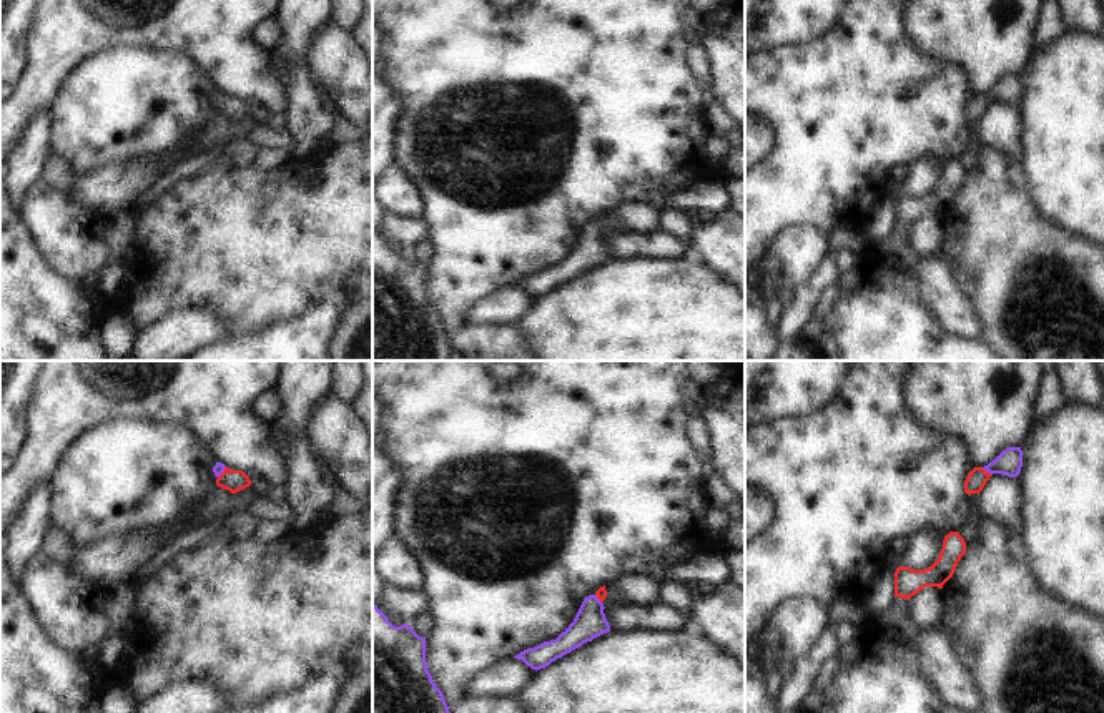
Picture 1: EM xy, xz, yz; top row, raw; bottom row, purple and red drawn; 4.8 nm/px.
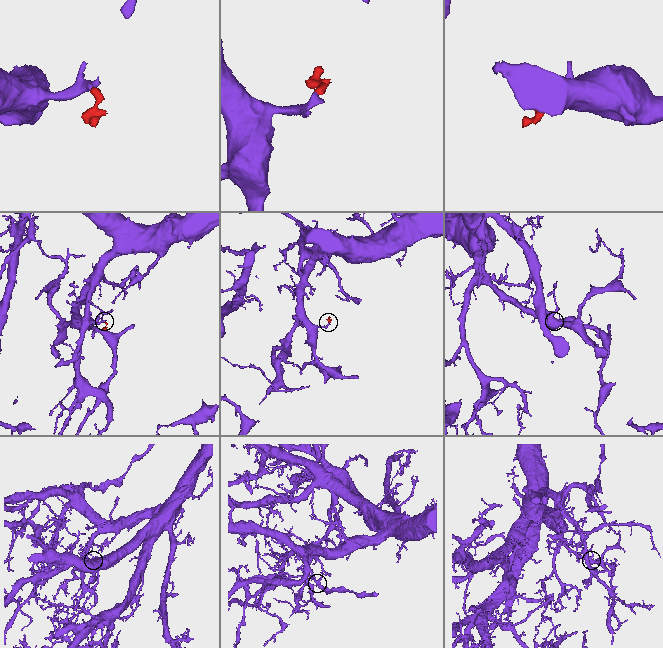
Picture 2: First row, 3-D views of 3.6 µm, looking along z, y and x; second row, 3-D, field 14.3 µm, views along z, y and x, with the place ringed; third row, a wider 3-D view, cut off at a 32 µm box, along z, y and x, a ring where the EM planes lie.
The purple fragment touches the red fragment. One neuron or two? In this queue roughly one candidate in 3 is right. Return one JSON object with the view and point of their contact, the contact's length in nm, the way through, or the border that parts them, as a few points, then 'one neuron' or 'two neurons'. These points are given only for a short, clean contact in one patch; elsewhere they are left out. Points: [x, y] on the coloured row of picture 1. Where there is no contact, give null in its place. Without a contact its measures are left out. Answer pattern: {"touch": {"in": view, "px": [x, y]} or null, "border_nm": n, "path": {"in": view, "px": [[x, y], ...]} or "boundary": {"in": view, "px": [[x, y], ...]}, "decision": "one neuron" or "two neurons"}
{"touch": {"in": "yz", "px": [986, 471]}, "border_nm": 70, "path": {"in": "yz", "px": [[1008, 462], [986, 471], [976, 479]]}, "decision": "one neuron"}

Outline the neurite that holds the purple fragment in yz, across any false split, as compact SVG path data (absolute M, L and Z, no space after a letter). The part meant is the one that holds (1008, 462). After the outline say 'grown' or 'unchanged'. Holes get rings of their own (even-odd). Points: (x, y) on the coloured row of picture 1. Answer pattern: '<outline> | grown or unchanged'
M1008 447L993 462L984 467L974 467L966 480L964 492L968 495L979 494L993 474L1018 477L1023 467L1021 447Z | grown

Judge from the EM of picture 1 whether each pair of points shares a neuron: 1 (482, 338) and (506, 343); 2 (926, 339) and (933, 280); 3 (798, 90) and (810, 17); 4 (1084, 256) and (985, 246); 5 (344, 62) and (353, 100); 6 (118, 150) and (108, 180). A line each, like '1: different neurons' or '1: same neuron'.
1: same neuron
2: different neurons
3: different neurons
4: same neuron
5: same neuron
6: different neurons

